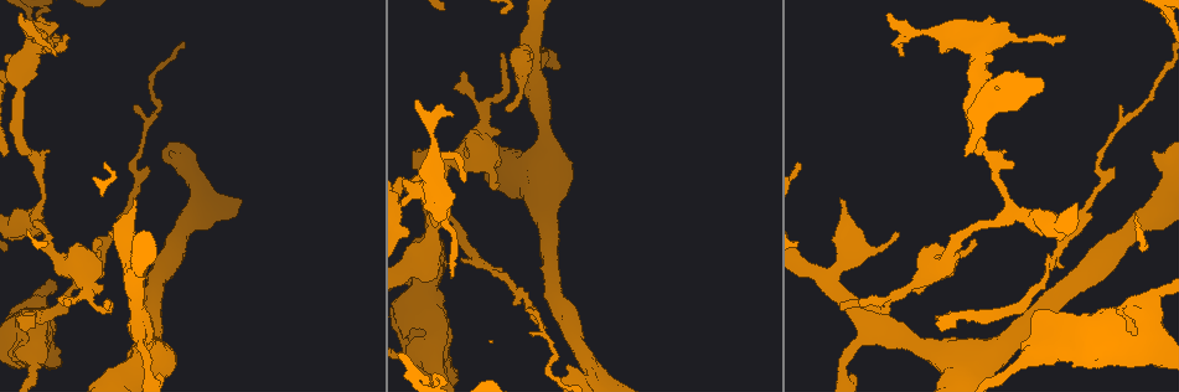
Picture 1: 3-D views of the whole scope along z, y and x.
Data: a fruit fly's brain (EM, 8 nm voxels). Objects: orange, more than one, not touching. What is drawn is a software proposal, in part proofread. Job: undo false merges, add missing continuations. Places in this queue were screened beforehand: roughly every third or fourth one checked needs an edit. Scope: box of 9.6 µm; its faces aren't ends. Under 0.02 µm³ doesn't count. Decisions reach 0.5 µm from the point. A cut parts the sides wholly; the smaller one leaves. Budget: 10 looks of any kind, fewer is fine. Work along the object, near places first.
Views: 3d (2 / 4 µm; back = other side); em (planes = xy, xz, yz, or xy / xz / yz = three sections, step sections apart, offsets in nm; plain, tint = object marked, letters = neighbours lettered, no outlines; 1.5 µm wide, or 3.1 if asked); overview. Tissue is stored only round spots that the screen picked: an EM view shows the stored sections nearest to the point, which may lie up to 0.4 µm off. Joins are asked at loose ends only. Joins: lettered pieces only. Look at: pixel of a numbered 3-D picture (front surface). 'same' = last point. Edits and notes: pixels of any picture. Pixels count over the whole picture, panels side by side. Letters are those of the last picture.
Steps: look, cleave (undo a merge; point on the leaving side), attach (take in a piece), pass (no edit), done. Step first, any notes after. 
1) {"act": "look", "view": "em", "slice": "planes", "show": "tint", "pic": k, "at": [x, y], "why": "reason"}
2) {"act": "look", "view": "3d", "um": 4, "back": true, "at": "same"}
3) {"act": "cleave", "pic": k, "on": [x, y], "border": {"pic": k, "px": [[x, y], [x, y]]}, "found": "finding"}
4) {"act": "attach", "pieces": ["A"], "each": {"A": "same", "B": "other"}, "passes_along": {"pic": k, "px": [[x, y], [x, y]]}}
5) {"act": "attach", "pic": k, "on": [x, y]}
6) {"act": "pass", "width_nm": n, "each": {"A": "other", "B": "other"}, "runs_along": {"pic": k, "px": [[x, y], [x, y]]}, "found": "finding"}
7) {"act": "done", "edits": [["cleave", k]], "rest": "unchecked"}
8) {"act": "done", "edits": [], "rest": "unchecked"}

{"act": "look", "view": "3d", "um": 4, "pic": 1, "at": [22, 85]}

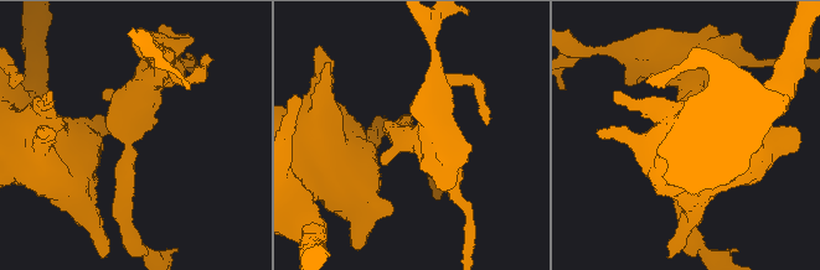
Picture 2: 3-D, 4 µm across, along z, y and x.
{"act": "look", "view": "em", "slice": "planes", "show": "tint", "pic": 2, "at": [129, 144], "arms": 3, "arm_widths_nm": [190, 220, 400]}

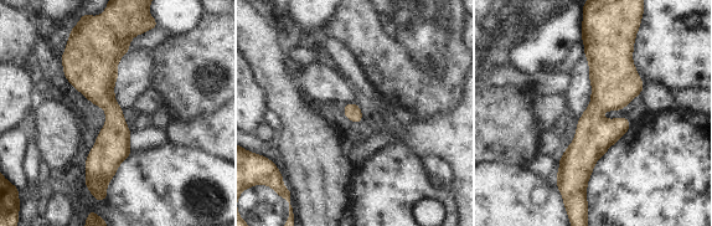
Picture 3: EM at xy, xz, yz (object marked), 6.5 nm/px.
{"act": "look", "view": "em", "slice": "planes", "show": "letters", "at": "same", "why": "see the neighbours"}

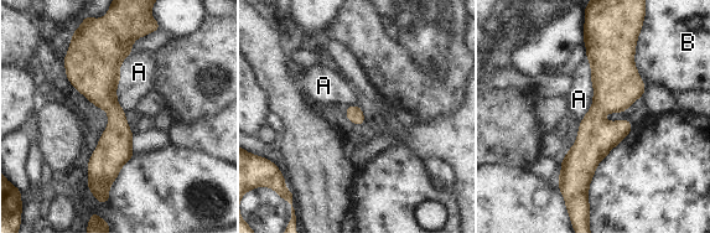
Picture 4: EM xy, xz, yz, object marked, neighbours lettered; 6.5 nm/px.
{"act": "pass", "longest_contact_nm": ["A", 420], "each": {"A": "other", "B": "other"}, "found": "one neuron here"}

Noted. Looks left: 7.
{"act": "look", "view": "3d", "um": 4, "pic": 1, "at": [840, 201], "why": "thick end"}

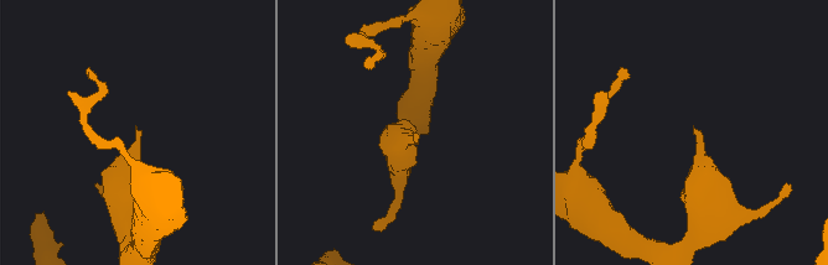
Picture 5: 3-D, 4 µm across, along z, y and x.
{"act": "look", "view": "em", "slice": "planes", "show": "tint", "pic": 5, "at": [137, 130], "why": "now the EM"}

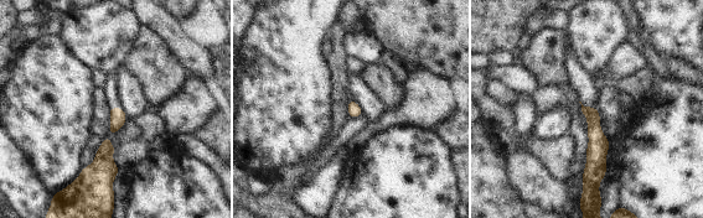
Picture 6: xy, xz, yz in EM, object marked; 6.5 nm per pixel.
{"act": "look", "view": "em", "slice": "planes", "show": "letters", "at": "same"}

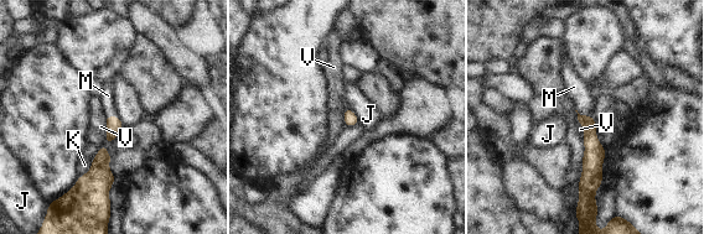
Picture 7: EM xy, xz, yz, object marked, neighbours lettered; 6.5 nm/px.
{"act": "attach", "pieces": ["M"], "each": {"J": "other", "K": "other", "M": "same", "V": "other"}, "found": "the neuron continues"}

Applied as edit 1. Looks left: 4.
{"act": "look", "view": "overview"}

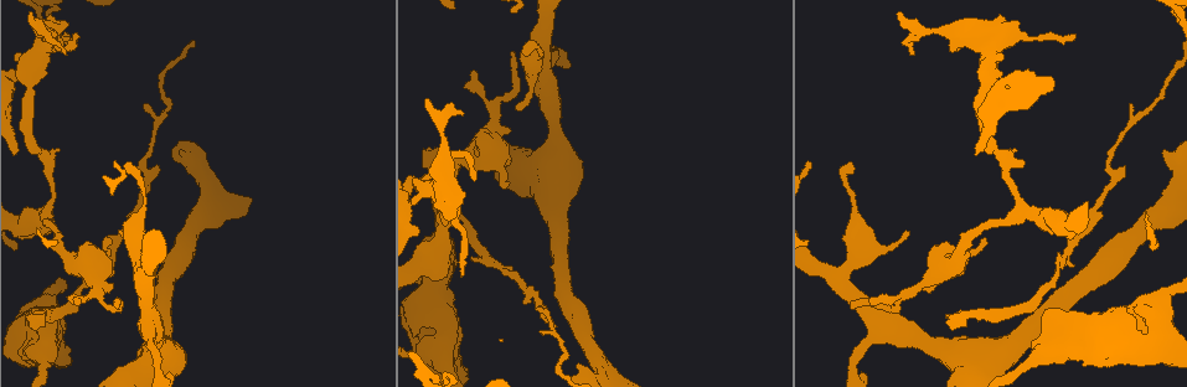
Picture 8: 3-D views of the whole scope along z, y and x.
{"act": "look", "view": "em", "slice": "planes", "show": "tint", "pic": 8, "at": [1061, 254], "why": "tapers out"}

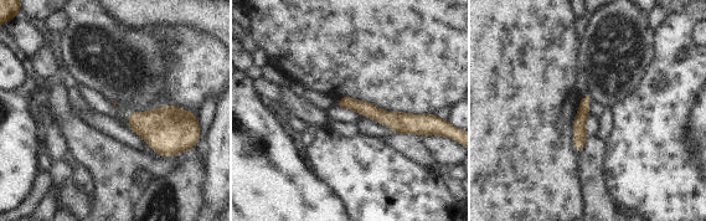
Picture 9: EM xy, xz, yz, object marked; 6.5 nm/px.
{"act": "look", "view": "em", "slice": "planes", "show": "letters", "at": "same", "why": "what lies round it"}

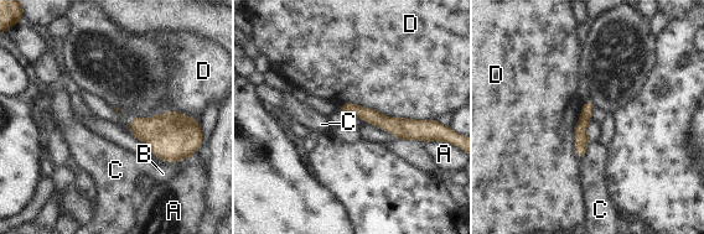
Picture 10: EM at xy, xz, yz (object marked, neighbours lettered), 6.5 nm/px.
{"act": "pass", "longest_contact_nm": ["D", 600], "each": {"A": "other", "B": "other", "C": "other", "D": "other"}, "border": {"pic": 10, "px": [[342, 102], [389, 116], [435, 120]]}, "found": "no lettered piece goes on from it"}

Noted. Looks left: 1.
{"act": "done", "edits": [["attach", 7]], "rest": "unchecked"}

